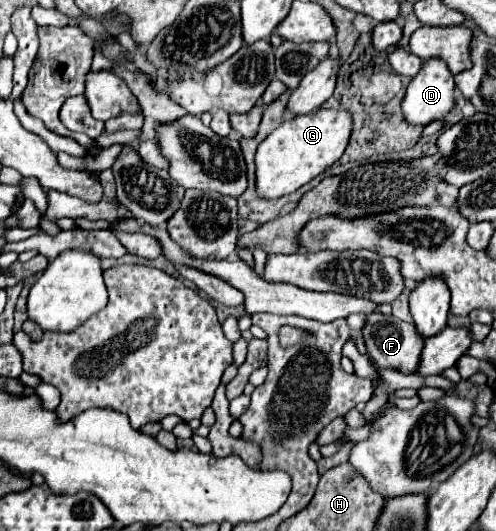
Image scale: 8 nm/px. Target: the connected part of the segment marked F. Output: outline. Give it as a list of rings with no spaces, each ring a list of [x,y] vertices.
[[[373,311],[371,315],[367,315],[367,321],[361,329],[361,335],[363,335],[365,347],[367,347],[367,355],[377,367],[393,367],[401,373],[413,373],[417,369],[423,339],[415,333],[413,323],[401,321],[393,315],[383,315],[379,311]]]

